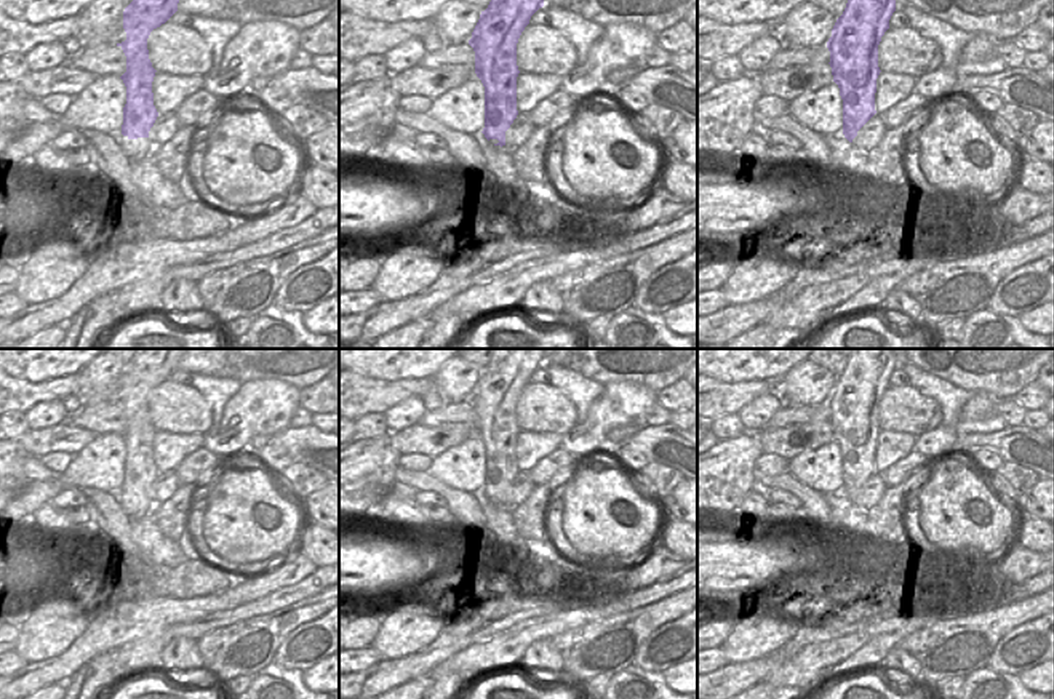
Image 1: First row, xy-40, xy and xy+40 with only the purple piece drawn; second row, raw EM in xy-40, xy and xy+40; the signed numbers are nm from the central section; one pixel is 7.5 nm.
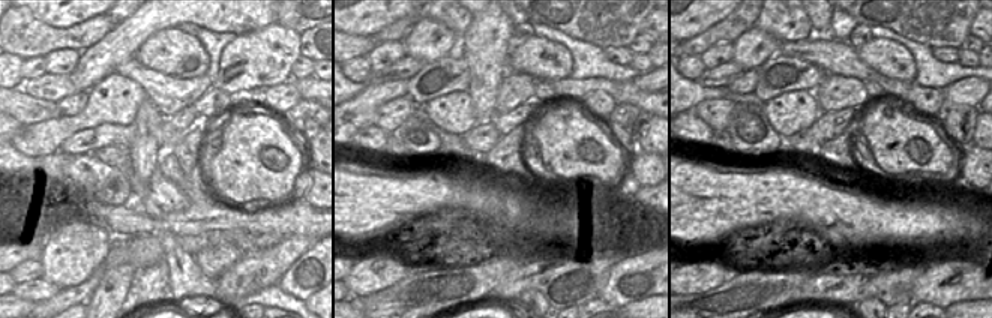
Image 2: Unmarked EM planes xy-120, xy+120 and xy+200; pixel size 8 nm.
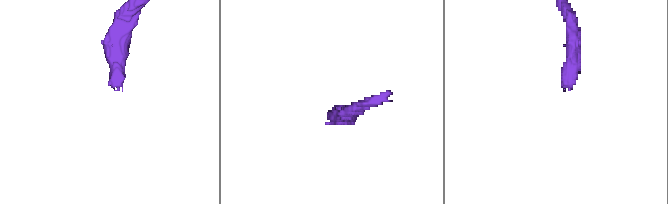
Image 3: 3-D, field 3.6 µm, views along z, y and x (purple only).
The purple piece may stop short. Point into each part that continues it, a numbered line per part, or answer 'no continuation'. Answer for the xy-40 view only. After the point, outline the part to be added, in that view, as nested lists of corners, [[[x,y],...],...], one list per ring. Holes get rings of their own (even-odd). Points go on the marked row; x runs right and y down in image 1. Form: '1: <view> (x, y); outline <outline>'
1: xy-40 (171, 157); outline [[[154,126],[147,138],[138,139],[123,136],[120,130],[115,134],[115,141],[130,162],[139,162],[152,152],[155,157],[155,166],[160,173],[166,179],[179,182],[181,178],[187,174],[187,158],[190,155],[195,131],[195,126],[182,126],[170,141],[162,146],[155,146]]]

